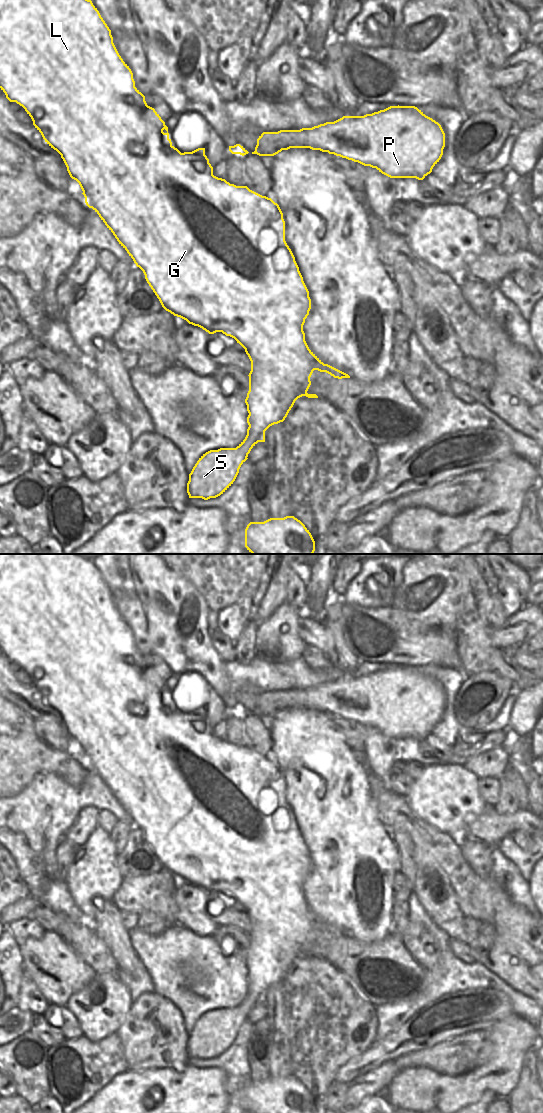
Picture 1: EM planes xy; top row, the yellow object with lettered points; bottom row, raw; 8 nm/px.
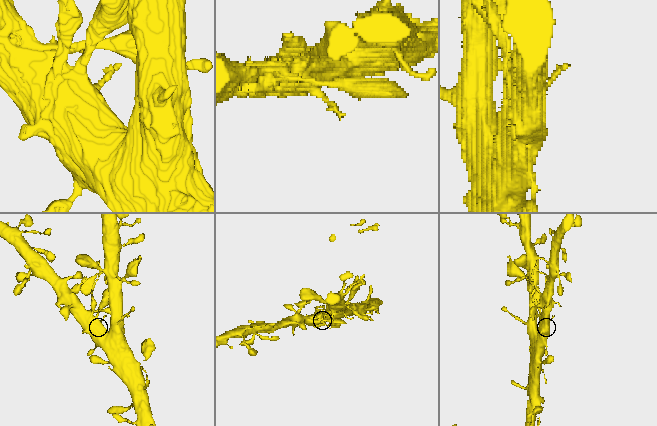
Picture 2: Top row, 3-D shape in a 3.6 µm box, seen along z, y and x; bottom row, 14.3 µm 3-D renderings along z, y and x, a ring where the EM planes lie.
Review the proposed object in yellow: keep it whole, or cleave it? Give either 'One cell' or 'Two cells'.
One cell

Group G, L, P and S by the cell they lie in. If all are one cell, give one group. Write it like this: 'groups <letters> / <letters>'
groups G L P S

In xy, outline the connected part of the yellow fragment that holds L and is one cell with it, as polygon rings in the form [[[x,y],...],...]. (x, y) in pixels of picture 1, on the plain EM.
[[[0,554],[0,648],[10,662],[16,662],[25,669],[45,702],[61,715],[70,737],[79,743],[86,765],[99,775],[136,826],[143,831],[147,843],[162,867],[209,894],[222,892],[234,898],[245,909],[251,921],[251,931],[248,935],[249,951],[245,959],[249,973],[247,995],[236,1008],[220,1008],[203,1014],[189,1034],[187,1043],[189,1058],[208,1060],[220,1056],[235,1041],[251,1009],[258,1002],[265,1002],[265,991],[270,986],[283,982],[298,958],[302,956],[318,958],[316,954],[307,953],[314,930],[326,932],[338,939],[350,938],[348,934],[324,924],[309,909],[305,901],[303,885],[311,869],[311,859],[295,817],[285,801],[285,781],[279,765],[271,758],[262,756],[247,746],[236,746],[214,736],[213,727],[205,715],[205,708],[181,713],[172,705],[165,682],[154,668],[147,665],[145,656],[135,647],[133,633],[119,615],[113,603],[111,590],[92,561],[79,554]]]

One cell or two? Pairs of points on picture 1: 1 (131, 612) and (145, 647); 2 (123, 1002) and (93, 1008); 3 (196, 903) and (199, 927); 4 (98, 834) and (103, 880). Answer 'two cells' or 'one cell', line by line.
1: one cell
2: one cell
3: one cell
4: one cell

